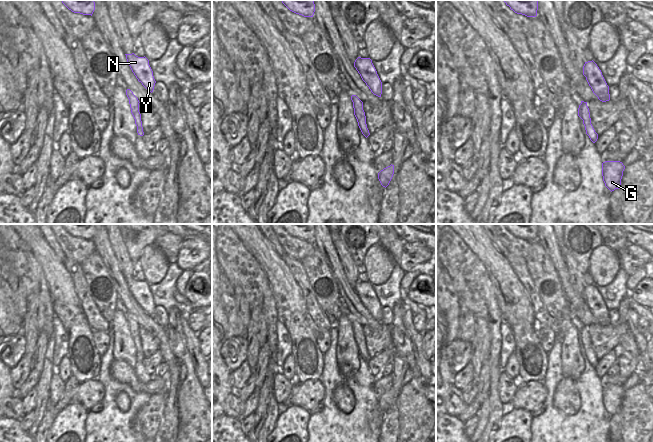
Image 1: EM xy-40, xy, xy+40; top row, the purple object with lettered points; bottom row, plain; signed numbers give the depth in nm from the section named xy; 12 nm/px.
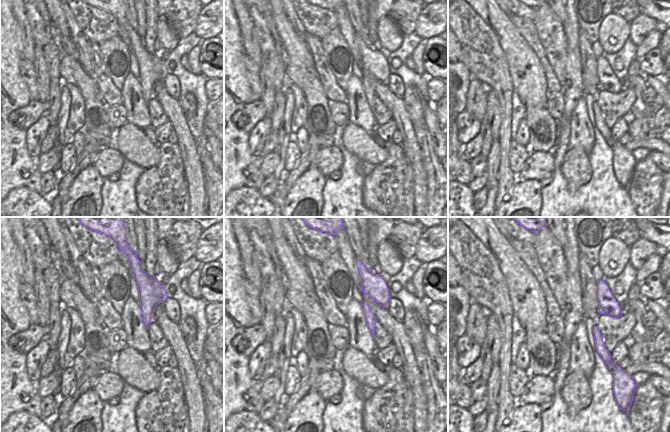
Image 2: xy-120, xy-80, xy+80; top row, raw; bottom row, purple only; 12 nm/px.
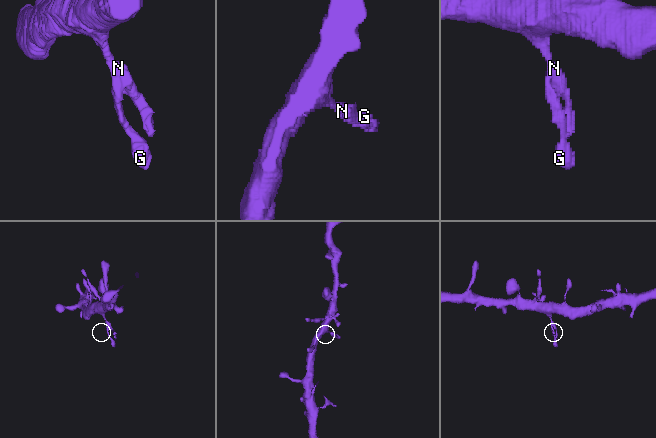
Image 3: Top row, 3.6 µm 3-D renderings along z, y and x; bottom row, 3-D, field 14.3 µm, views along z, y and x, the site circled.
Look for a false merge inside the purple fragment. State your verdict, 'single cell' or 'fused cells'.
single cell

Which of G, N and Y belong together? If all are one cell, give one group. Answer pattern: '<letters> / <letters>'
G N Y

